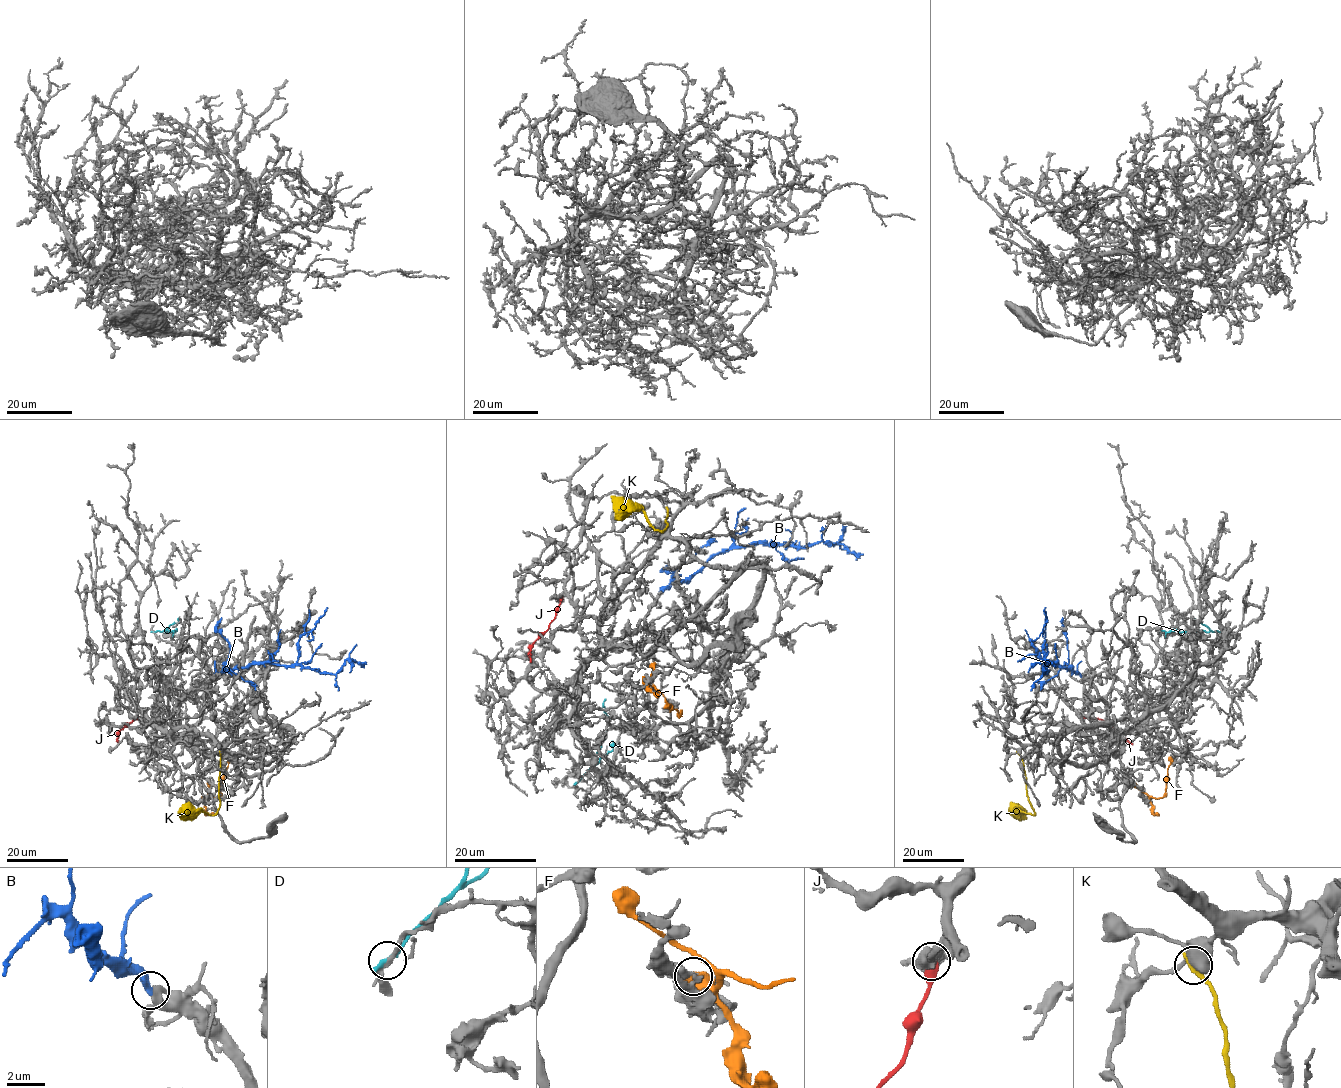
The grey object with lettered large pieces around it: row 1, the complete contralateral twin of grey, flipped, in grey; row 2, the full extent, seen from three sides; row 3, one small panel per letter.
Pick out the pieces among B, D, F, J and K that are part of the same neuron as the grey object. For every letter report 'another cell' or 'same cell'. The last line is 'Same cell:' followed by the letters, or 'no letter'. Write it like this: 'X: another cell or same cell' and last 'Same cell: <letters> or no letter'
B: same cell
D: another cell
F: another cell
J: another cell
K: another cell
Same cell: B

